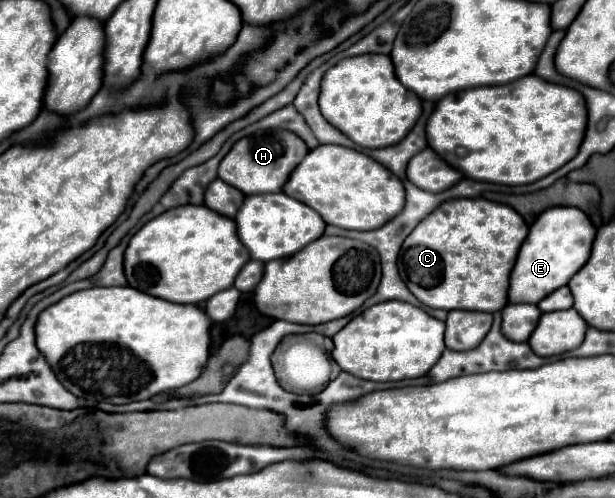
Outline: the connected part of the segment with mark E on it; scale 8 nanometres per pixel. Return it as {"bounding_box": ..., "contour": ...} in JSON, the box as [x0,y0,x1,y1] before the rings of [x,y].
{"bounding_box":[509,206,595,304],"contour":[[[553,206],[547,208],[529,228],[529,234],[519,250],[515,268],[511,272],[509,302],[537,304],[545,294],[565,286],[569,278],[585,266],[595,240],[595,226],[591,218],[575,206]]]}

